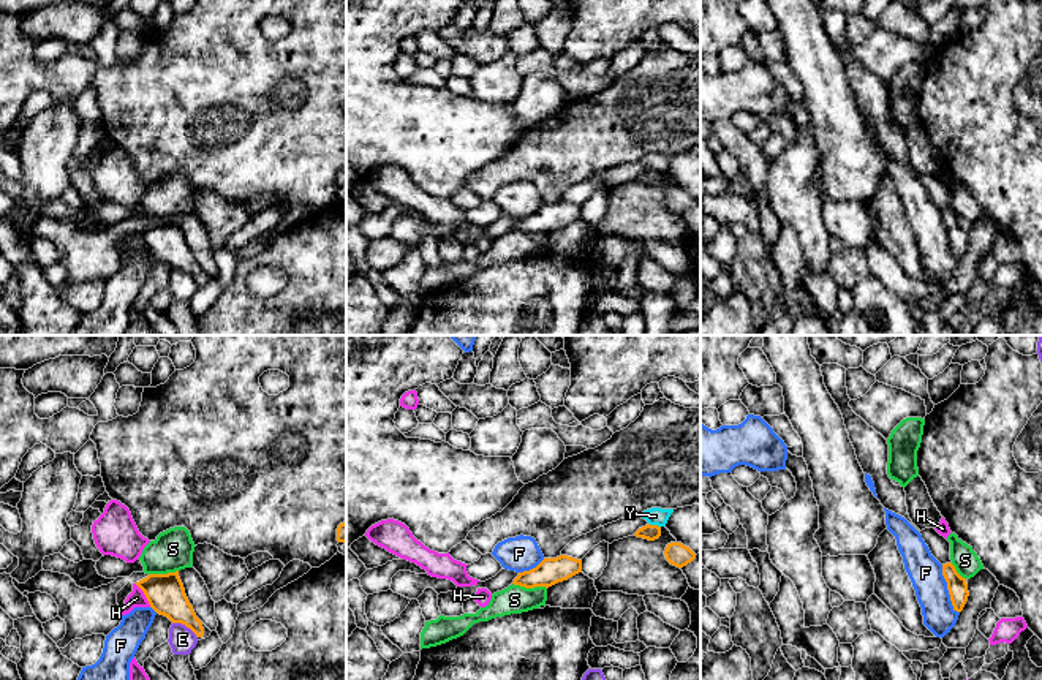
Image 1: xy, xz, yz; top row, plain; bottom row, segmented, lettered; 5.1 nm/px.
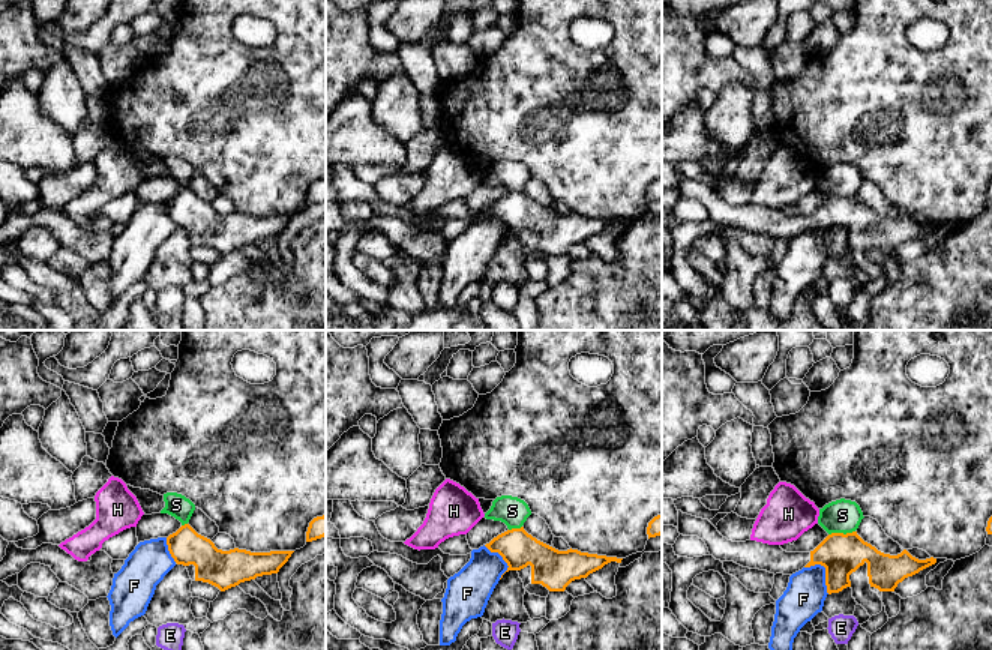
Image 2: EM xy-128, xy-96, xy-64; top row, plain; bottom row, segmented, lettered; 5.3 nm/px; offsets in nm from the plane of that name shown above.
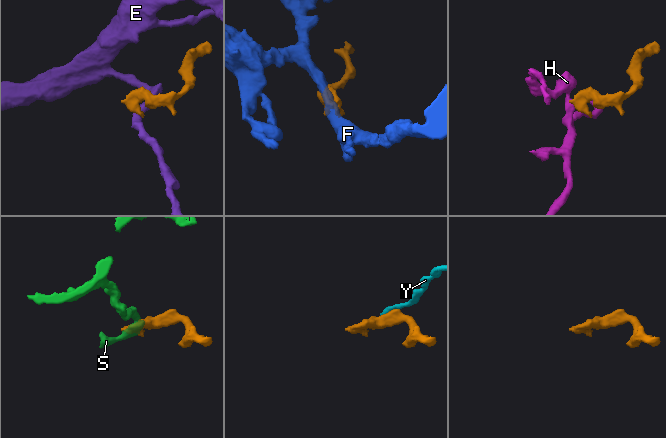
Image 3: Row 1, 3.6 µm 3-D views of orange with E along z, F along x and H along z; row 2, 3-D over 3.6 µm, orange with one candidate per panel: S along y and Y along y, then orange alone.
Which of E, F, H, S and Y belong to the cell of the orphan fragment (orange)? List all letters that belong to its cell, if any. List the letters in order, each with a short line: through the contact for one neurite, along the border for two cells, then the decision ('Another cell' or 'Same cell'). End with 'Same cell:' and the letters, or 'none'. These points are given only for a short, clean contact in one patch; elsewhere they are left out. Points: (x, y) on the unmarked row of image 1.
E: Line: xy (173, 268), (184, 269), (196, 280). Another cell
F: Line: yz (941, 211), (951, 250), (958, 258). Another cell
H: Line: xy (135, 230), (151, 252). Another cell
S: Line: xz (513, 228), (522, 233), (546, 234). Another cell
Y: Line: xz (649, 168), (660, 173). Another cell
Same cell: none

